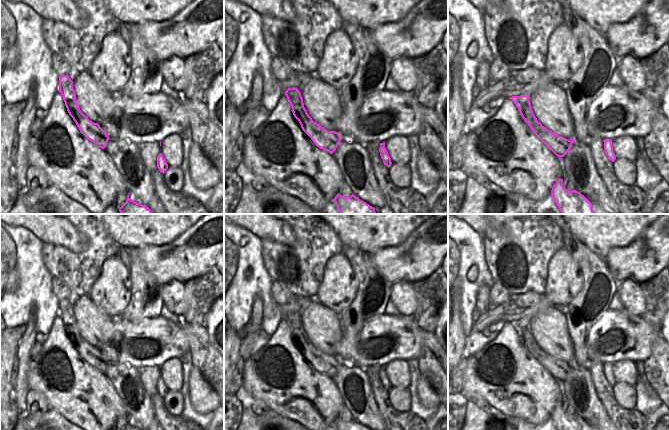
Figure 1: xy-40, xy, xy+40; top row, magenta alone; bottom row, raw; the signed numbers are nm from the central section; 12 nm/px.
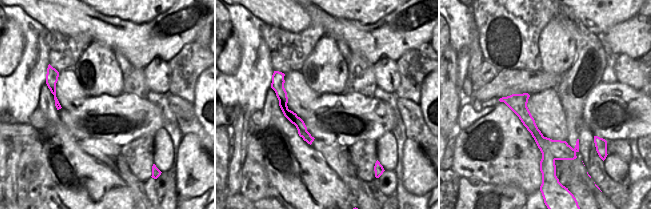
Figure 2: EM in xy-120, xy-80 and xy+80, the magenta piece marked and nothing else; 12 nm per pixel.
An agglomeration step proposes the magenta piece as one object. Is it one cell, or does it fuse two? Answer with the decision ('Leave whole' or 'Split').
Split.

